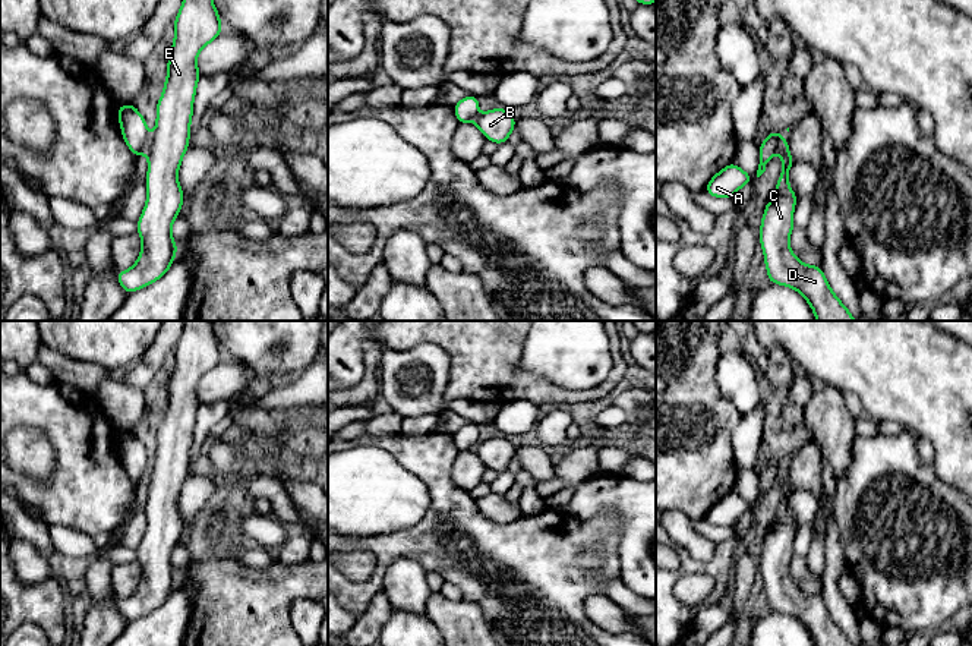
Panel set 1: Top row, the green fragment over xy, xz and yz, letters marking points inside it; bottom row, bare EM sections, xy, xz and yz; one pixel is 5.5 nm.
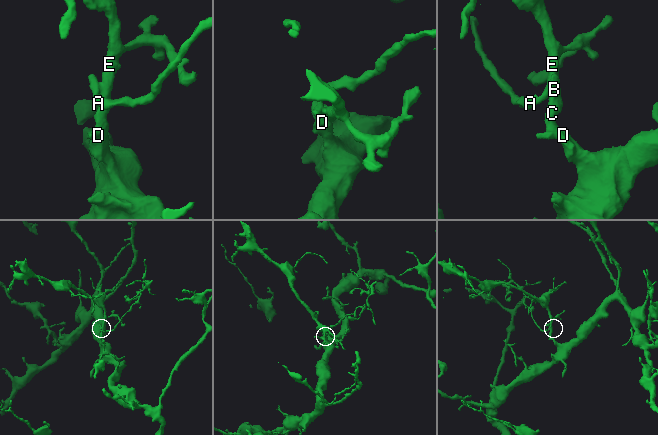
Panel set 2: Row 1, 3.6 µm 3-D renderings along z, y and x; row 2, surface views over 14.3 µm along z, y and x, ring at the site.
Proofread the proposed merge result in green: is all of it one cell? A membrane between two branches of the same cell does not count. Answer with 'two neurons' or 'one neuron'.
two neurons

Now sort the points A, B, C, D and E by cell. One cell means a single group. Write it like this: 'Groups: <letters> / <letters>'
Groups: A / B C D E

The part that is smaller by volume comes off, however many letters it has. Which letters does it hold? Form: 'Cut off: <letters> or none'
Cut off: A

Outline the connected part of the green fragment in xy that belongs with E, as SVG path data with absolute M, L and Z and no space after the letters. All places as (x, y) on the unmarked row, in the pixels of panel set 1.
M184 321L183 333L174 347L174 371L167 393L167 407L157 432L155 461L149 467L146 532L138 548L136 561L142 567L142 577L138 589L126 599L117 599L117 609L124 621L141 618L160 608L174 590L177 571L171 564L171 552L179 545L183 533L183 517L177 501L189 476L190 450L198 409L202 401L198 398L199 379L221 363L221 344L218 343L211 321Z

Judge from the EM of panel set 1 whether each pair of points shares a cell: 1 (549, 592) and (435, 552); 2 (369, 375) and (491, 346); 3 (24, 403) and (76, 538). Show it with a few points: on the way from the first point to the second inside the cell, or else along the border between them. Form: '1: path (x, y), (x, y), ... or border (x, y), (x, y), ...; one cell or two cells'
1: path (521, 574), (495, 566), (475, 552), (463, 552); one cell
2: border (365, 342), (363, 377), (343, 388); two cells
3: border (47, 523), (72, 526), (92, 538); two cells

